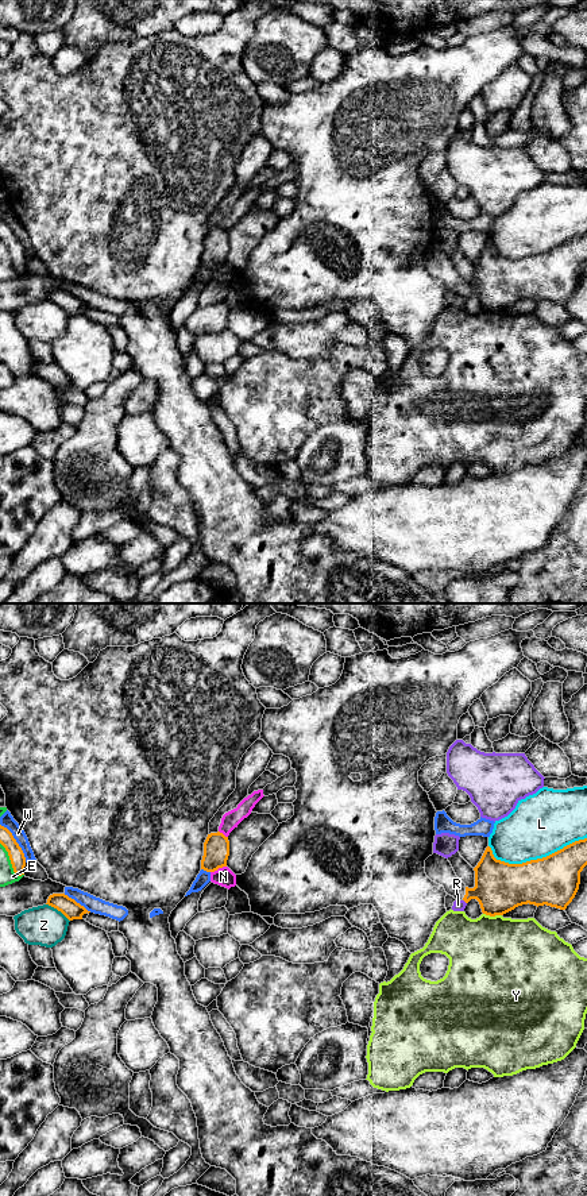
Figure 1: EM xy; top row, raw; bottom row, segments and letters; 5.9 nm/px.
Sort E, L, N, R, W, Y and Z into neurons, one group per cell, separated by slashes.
E / L / N / R / W / Y / Z

